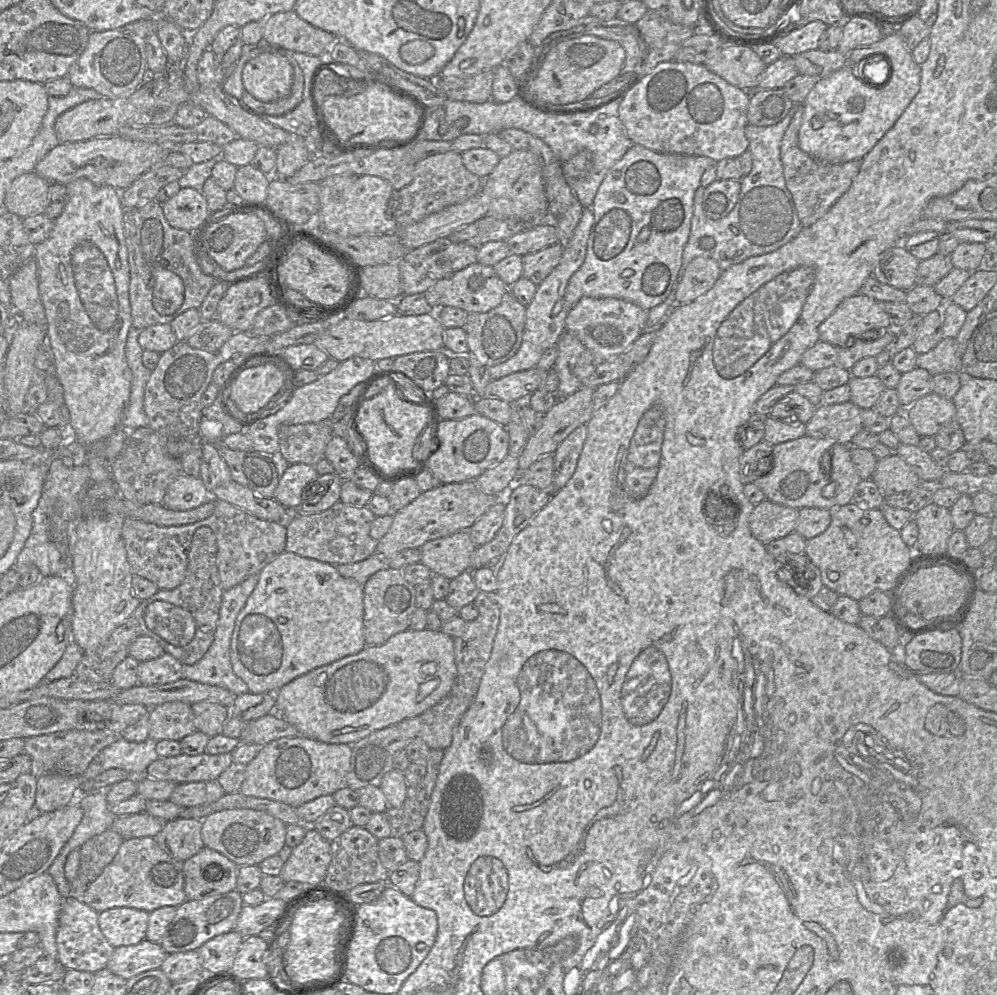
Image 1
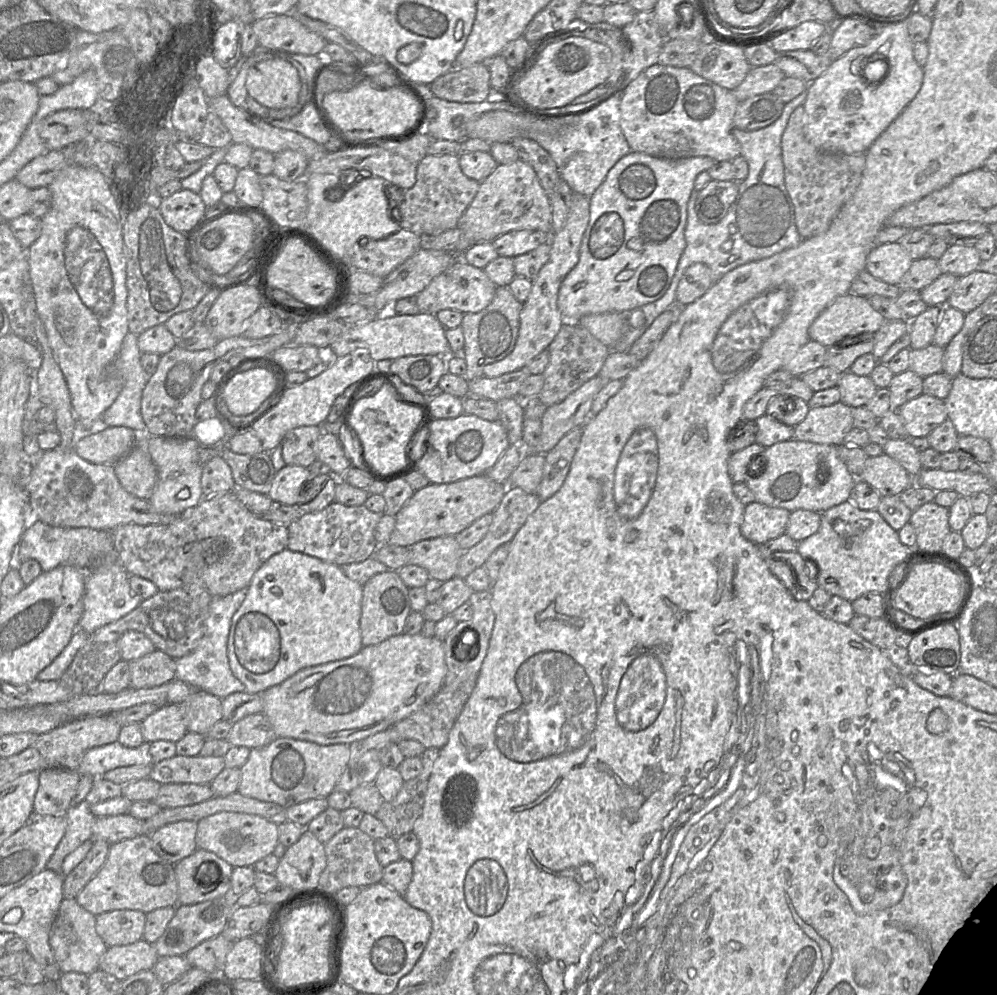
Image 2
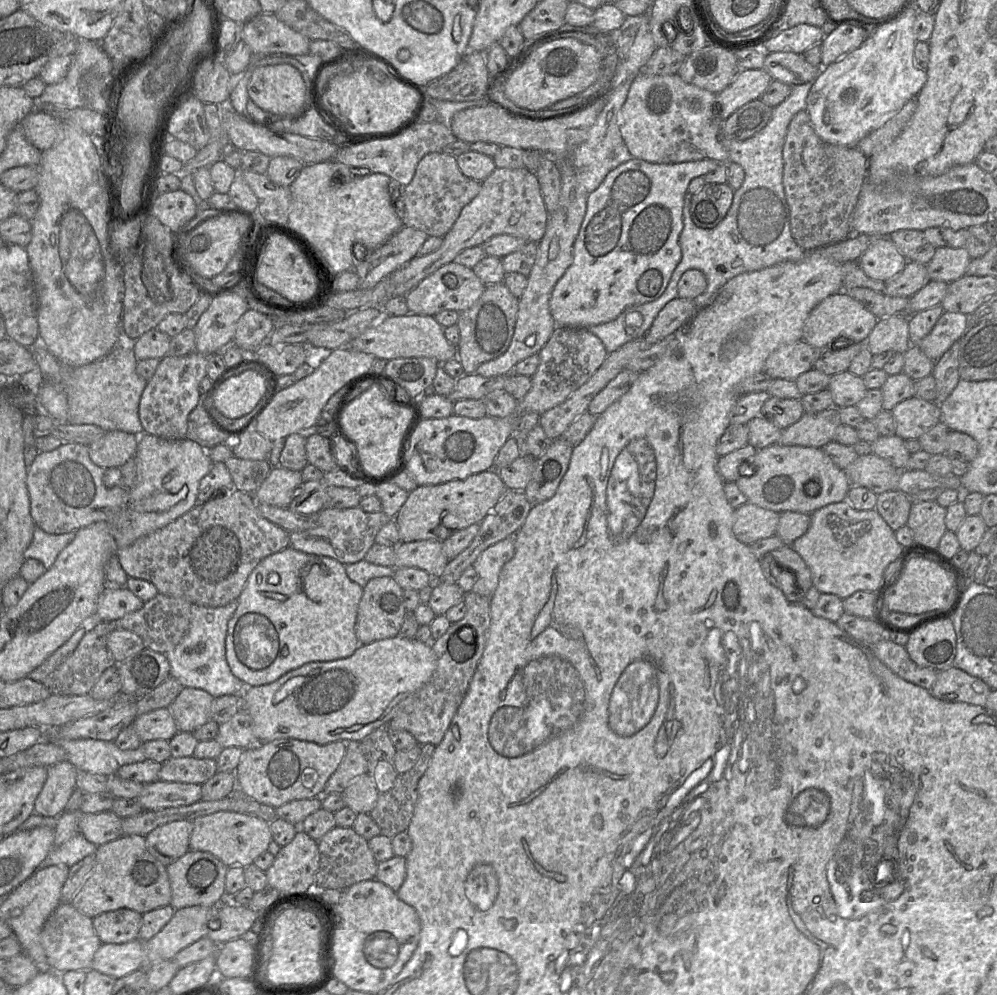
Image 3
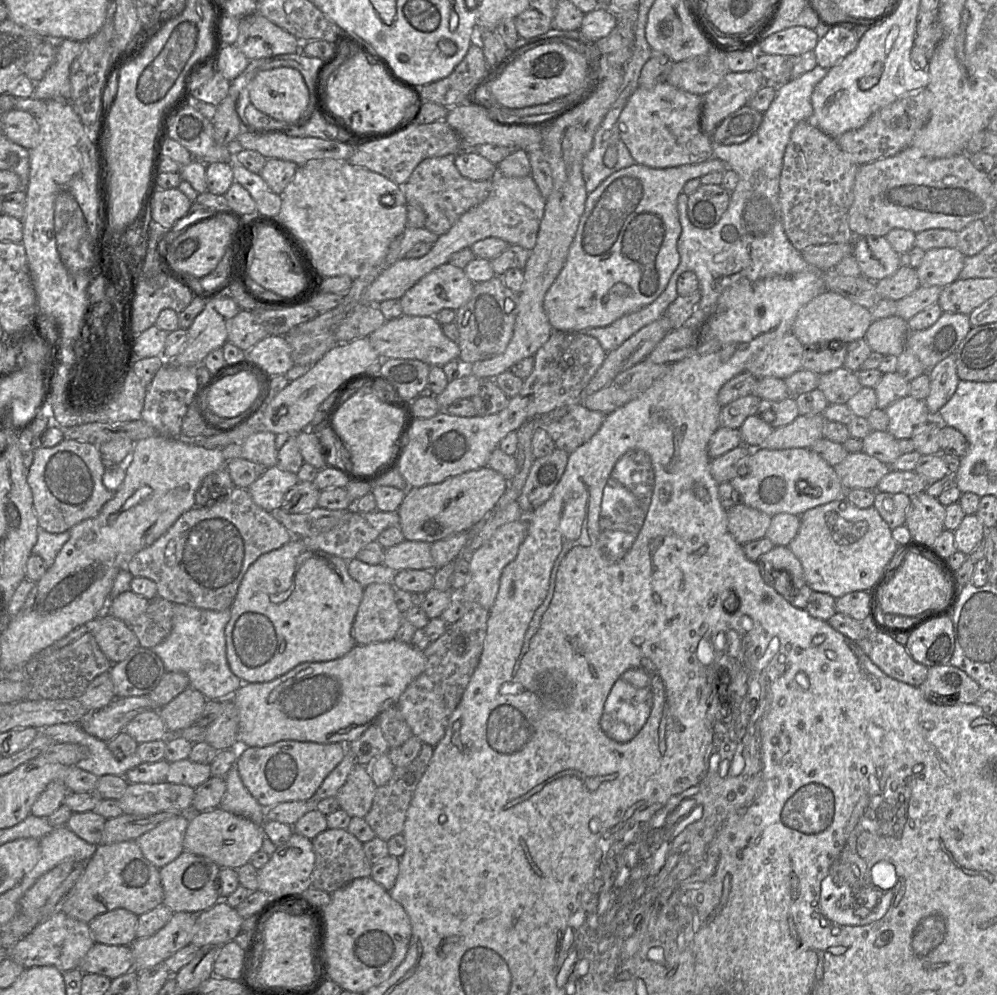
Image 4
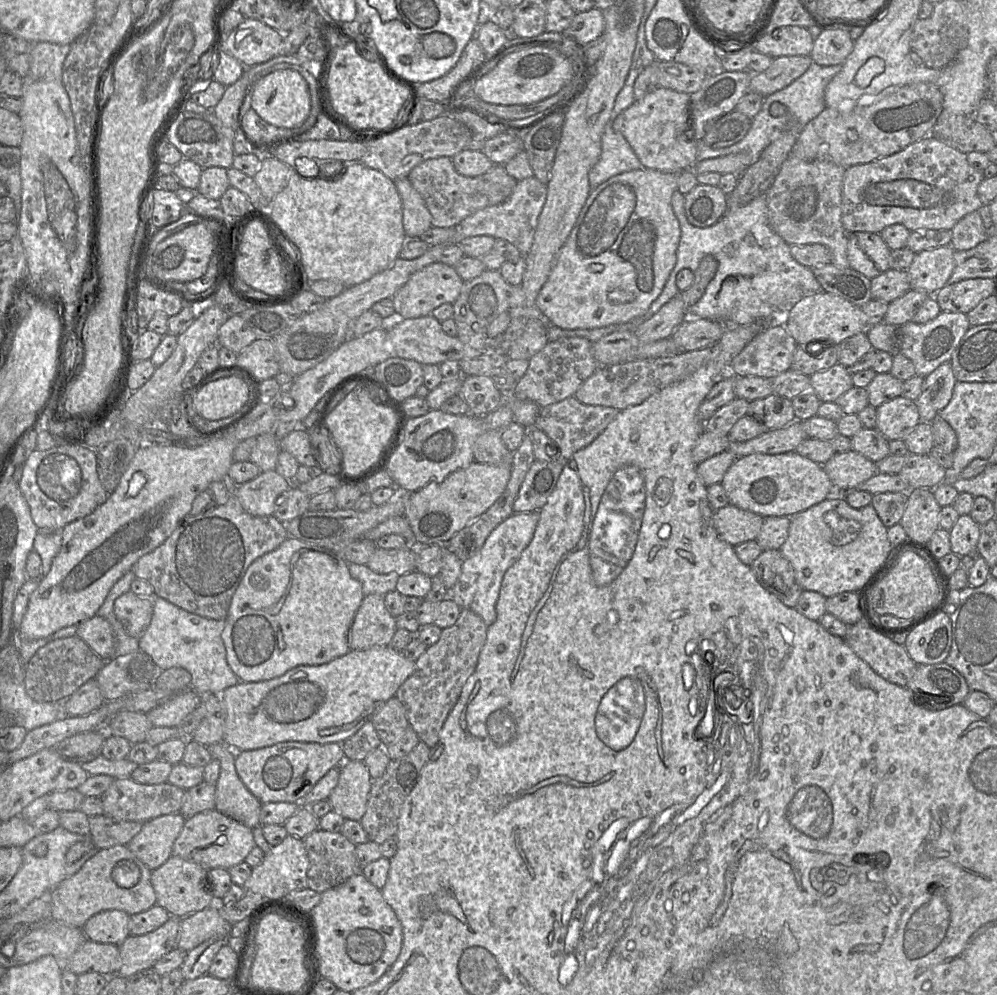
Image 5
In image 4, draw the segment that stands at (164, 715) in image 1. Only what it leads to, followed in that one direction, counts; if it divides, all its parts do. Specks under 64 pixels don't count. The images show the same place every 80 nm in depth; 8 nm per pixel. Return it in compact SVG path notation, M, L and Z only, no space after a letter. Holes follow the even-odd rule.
M146 710L136 715L124 728L138 744L167 740L169 731L158 710Z

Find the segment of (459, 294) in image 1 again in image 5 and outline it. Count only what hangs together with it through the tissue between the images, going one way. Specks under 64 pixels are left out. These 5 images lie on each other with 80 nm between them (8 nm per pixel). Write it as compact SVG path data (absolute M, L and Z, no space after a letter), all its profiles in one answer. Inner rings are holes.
M434 262L418 270L392 297L397 314L403 319L427 316L445 303L453 304L458 298L464 281L456 270L441 262Z

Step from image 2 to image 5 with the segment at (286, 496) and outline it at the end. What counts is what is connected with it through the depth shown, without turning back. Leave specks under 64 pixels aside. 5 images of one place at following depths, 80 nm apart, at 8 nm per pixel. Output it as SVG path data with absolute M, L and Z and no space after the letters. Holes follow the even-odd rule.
M270 470L261 472L256 478L241 485L232 485L232 494L247 513L270 516L292 484L276 470Z

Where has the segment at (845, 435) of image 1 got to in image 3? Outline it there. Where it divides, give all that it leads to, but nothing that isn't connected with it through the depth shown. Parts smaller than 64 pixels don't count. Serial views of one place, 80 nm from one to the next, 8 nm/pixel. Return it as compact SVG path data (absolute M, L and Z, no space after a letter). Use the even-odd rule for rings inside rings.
M835 406L818 413L804 413L794 424L782 429L781 436L777 443L781 445L799 445L821 448L833 441L836 428L841 425L839 409Z

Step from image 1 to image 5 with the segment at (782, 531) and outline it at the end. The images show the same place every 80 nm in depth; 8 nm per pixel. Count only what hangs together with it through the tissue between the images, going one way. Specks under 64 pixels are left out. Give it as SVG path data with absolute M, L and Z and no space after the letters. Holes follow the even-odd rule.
M729 504L715 511L714 528L719 537L733 547L749 540L755 540L764 518L754 512Z

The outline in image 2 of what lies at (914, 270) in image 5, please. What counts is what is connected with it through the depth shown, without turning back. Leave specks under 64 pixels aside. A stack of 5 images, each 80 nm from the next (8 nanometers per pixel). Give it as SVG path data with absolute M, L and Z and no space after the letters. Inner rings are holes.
M951 245L938 259L938 265L943 273L957 277L967 275L977 269L981 262L974 245Z

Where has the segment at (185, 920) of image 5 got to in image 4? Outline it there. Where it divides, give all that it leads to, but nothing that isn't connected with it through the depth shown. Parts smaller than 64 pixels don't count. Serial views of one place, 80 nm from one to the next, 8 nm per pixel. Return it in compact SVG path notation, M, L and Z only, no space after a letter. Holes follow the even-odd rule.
M225 900L198 914L192 943L197 948L223 945L239 934L244 918Z

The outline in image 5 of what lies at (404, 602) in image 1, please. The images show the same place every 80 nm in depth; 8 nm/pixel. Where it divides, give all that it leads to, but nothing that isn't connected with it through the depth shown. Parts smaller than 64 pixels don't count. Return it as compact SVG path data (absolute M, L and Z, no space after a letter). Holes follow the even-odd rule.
M367 595L349 629L350 649L366 650L373 646L387 646L396 630L395 617L388 612L384 595Z

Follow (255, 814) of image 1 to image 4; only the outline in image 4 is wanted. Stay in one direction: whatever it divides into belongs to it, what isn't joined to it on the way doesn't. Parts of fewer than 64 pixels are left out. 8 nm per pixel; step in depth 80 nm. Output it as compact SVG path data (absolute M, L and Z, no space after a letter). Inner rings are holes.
M214 808L191 815L183 839L183 849L212 860L220 868L237 869L250 862L252 856L261 849L263 839L261 825L221 808Z

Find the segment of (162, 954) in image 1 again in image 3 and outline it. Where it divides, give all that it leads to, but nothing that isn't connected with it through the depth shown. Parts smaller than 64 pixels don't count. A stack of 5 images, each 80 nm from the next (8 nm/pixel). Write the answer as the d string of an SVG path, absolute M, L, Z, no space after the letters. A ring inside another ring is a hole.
M136 939L121 944L101 944L94 954L91 969L113 977L122 978L146 967L144 944Z

